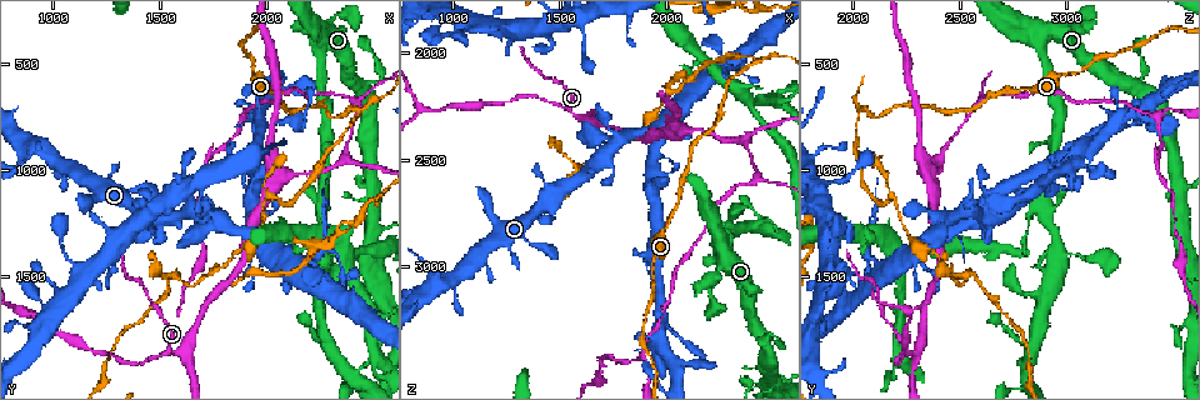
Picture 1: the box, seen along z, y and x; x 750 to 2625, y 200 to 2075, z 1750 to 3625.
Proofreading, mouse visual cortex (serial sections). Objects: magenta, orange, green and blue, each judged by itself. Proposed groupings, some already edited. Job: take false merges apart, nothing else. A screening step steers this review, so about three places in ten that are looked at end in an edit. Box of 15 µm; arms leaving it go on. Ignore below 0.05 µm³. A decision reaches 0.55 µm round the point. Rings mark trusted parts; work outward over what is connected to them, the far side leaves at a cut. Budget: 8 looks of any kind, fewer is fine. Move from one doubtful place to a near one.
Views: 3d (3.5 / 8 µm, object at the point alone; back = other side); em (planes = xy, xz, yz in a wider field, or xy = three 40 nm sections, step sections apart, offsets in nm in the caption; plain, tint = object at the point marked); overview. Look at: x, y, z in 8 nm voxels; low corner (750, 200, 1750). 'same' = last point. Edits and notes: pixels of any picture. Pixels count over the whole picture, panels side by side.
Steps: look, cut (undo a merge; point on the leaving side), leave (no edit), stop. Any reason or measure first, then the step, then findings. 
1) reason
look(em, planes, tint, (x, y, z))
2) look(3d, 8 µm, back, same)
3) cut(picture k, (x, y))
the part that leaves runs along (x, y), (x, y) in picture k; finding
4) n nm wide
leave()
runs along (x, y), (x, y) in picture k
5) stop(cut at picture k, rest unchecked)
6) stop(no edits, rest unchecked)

look(3d, 3.5 µm, (2410, 1950, 2800))

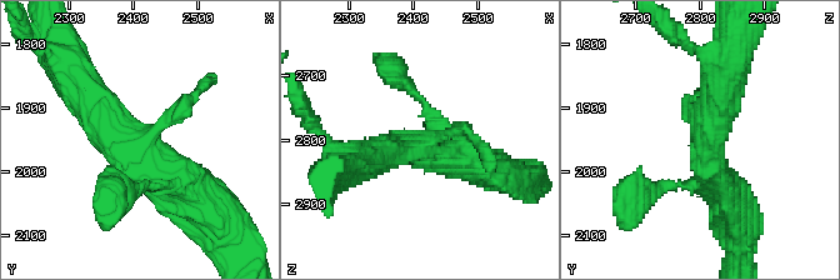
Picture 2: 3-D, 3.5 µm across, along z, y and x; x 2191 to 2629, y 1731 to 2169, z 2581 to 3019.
look(em, xy, step 1, tint, (2420, 1950, 2805))

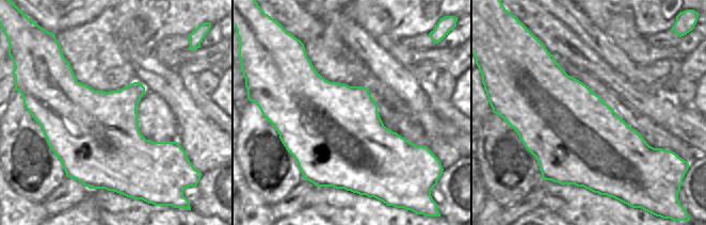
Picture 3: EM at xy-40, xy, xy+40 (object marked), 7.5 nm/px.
leave()
runs along (89, 104), (131, 154), (204, 85) in picture 2; continuous, no second cell

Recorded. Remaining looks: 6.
narrows sharply
look(3d, 3.5 µm, back, (2200, 1460, 2130))

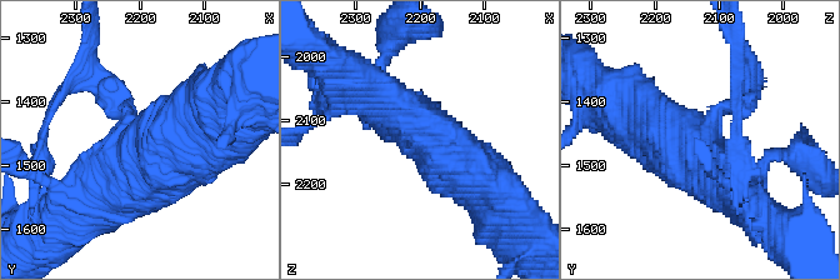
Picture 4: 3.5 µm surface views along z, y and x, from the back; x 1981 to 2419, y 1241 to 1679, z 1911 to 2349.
look(em, xy, step 3, tint, (2195, 1460, 2135))

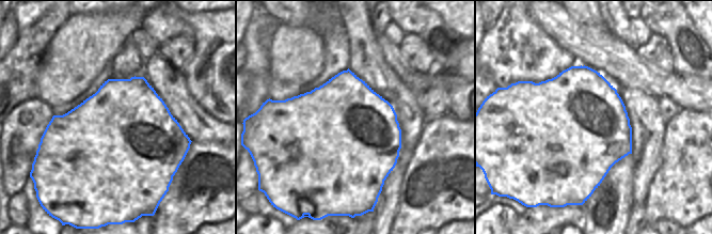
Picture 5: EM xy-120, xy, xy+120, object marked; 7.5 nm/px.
cut(picture 4, (738, 134))
the part that leaves runs along (720, 110), (749, 84), (736, 34) in picture 4; a second cell is stuck on

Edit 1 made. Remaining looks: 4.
three arms meet
look(3d, 3.5 µm, (1600, 1840, 2310))

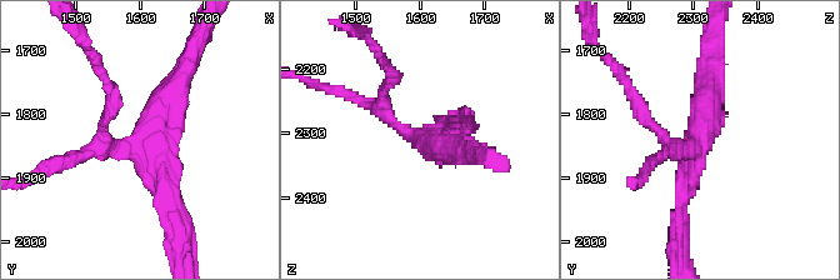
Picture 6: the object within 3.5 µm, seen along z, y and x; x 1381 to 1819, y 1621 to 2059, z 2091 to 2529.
3 arms; arms of 150, 250, 400 nm; now the EM
look(em, xy, step 5, tint, (1600, 1840, 2310))

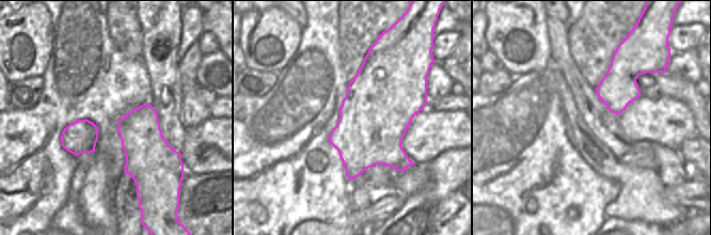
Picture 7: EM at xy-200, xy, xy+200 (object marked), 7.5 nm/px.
leave()
runs along (388, 86), (388, 119), (461, 150) in picture 6; one cell here

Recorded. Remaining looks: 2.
stop(cut at picture 4, rest unchecked)

